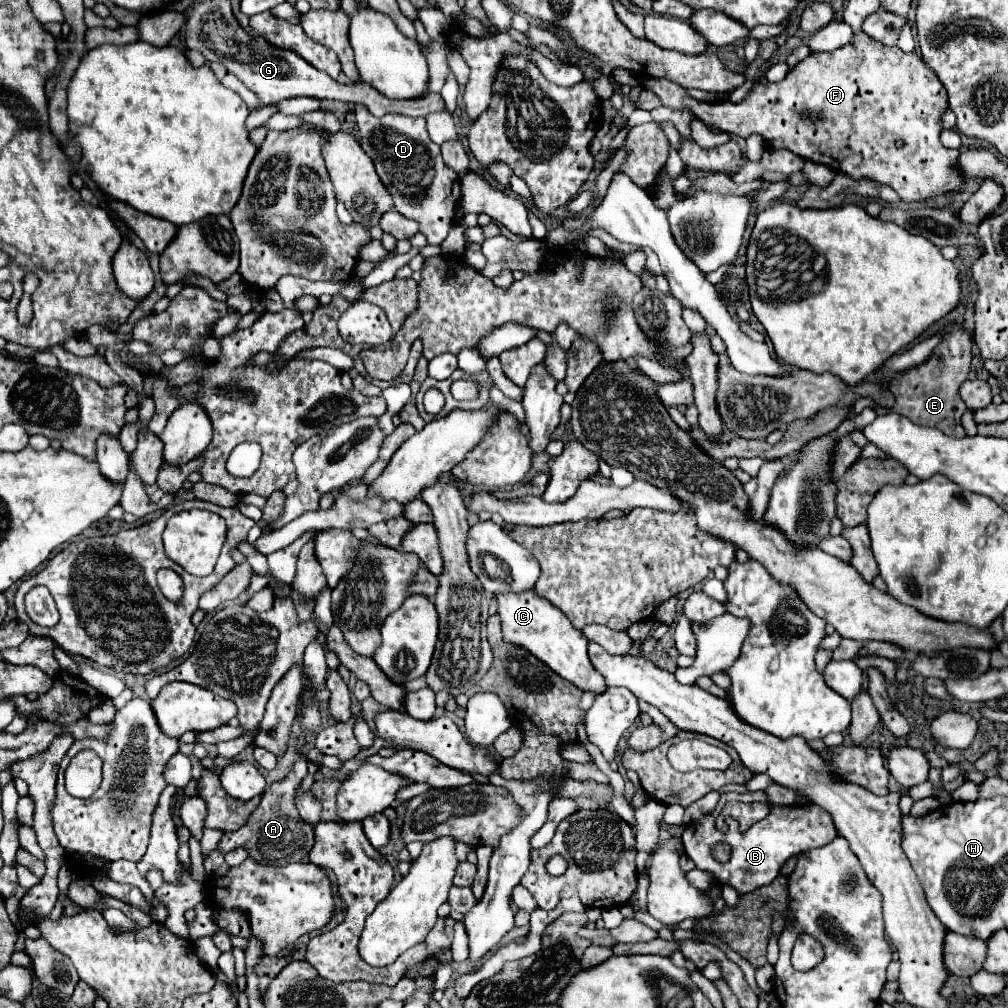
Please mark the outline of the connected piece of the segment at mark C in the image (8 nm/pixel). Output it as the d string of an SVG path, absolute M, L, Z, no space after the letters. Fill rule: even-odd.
M534 590L522 592L522 594L498 594L494 600L498 602L498 614L502 618L504 640L524 646L538 660L542 660L548 668L552 668L558 676L572 682L584 692L588 690L598 696L608 688L604 678L596 672L596 668L592 666L588 658L586 636L580 630L576 630L558 608L552 608L548 600L538 598Z

